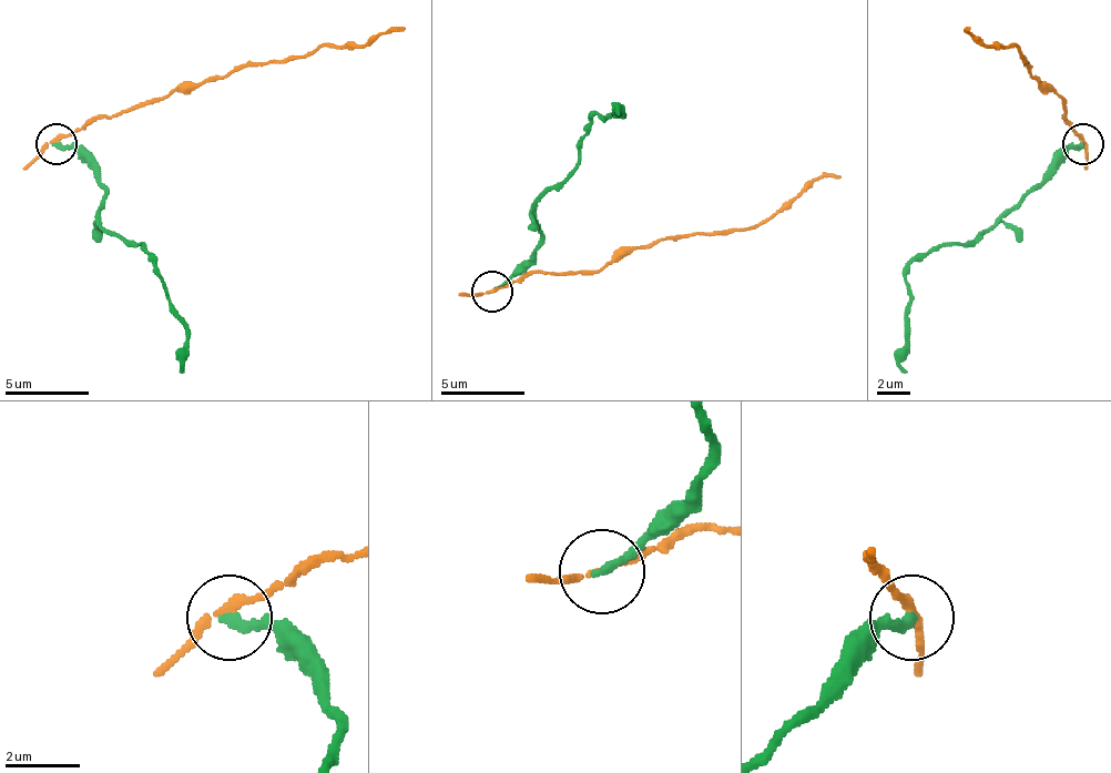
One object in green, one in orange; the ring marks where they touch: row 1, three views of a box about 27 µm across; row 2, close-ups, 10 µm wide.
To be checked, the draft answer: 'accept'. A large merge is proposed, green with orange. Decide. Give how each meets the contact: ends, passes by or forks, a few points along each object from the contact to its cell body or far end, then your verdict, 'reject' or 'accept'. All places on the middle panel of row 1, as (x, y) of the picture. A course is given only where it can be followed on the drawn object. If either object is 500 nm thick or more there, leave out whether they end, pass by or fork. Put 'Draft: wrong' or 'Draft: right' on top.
Draft: wrong
green ends | orange passes by | green via (491, 291), (503, 286), (537, 248), (537, 202), (574, 169), (579, 140), (591, 119), (617, 114) | orange via (491, 291), (532, 273), (595, 273), (671, 236), (754, 227), (822, 178), (843, 178) | reject

